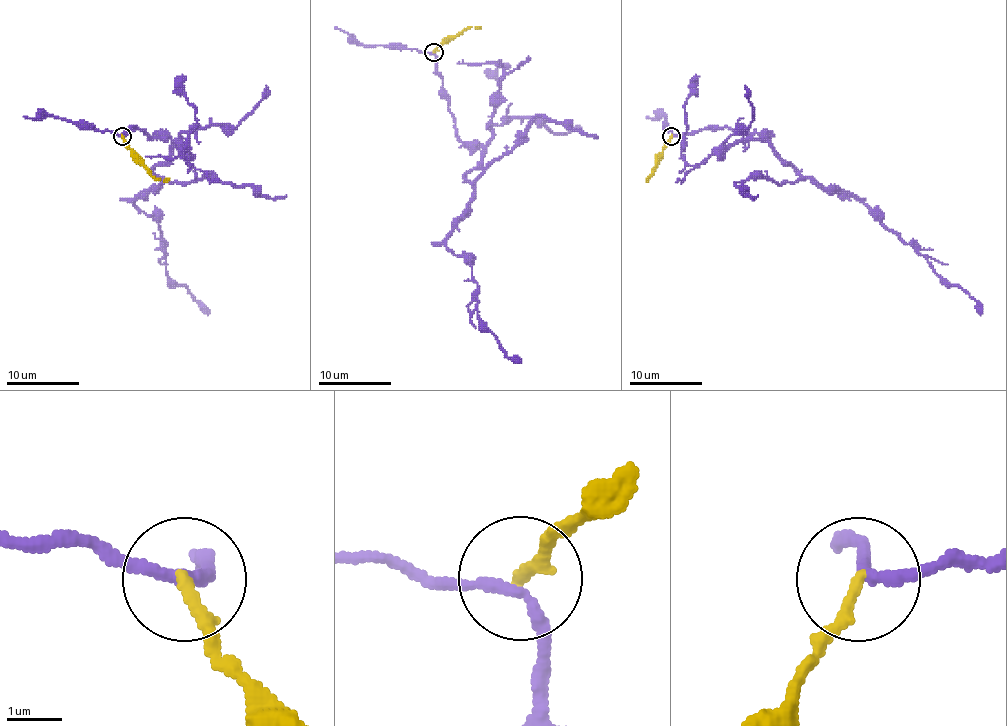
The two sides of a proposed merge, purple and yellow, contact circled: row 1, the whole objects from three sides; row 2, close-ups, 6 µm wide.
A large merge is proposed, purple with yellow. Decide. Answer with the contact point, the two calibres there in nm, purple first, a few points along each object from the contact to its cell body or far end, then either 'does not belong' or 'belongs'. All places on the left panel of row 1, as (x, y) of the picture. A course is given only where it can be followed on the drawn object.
at (122, 136); 200 nm thick on the purple side, 220 nm on the other; purple runs (122, 136), (136, 127), (171, 140), (153, 171), (162, 180), (134, 204), (158, 222), (165, 273), (207, 315); yellow runs (122, 136), (131, 154), (153, 176), (160, 180), (169, 178); does not belong

